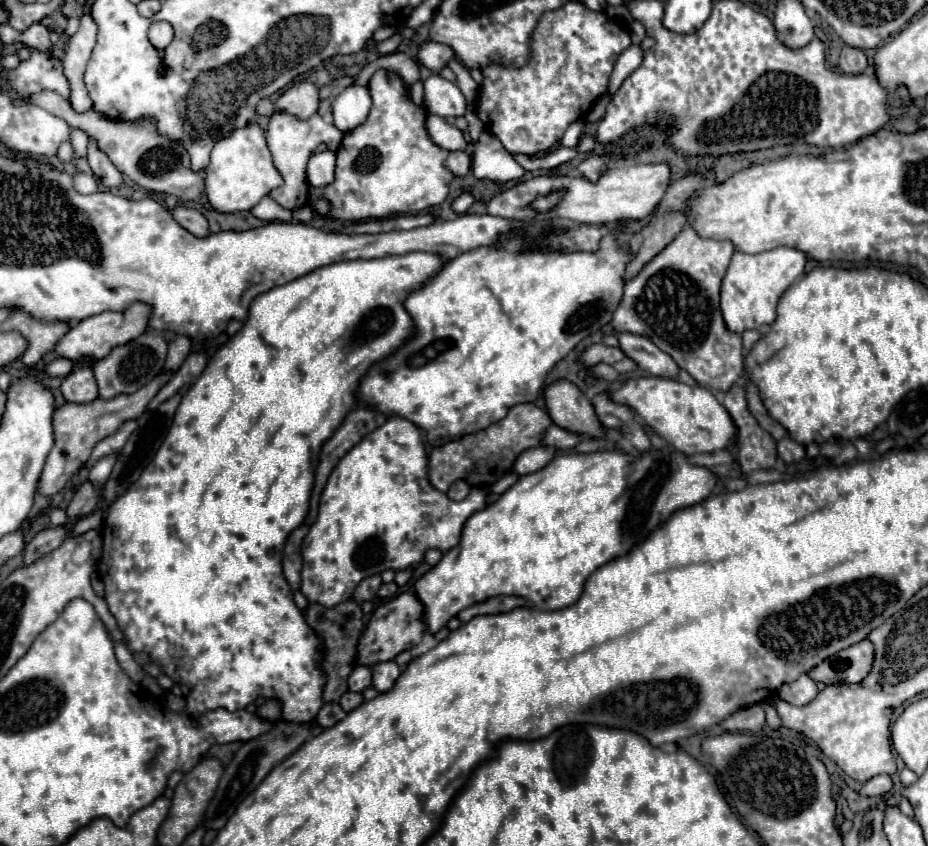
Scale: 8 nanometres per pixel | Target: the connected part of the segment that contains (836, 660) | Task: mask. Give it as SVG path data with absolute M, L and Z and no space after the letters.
M862 640L826 658L822 664L812 668L808 676L820 684L860 682L870 672L870 668L872 668L872 644L868 640Z

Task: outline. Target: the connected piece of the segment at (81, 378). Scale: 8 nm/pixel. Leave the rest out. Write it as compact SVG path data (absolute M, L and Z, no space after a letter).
M80 366L74 372L70 372L64 378L60 390L62 390L62 396L68 402L74 402L74 404L88 404L88 402L98 398L96 380L92 376L92 368L90 366Z

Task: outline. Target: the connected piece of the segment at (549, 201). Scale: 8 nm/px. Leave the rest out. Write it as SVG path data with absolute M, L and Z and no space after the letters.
M548 194L548 196L542 196L542 198L538 198L538 200L534 200L532 202L532 206L536 208L536 210L548 210L548 208L552 208L556 202L558 202L558 198L560 198L560 194Z

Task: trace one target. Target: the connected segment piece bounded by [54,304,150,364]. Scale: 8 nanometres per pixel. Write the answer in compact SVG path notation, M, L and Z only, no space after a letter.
M132 304L126 312L102 312L96 316L90 316L78 324L74 324L64 336L62 340L58 340L54 352L60 358L68 358L74 364L86 364L90 360L102 360L104 356L108 356L108 352L114 346L126 344L128 340L134 340L136 336L140 336L146 330L146 322L150 316L150 308L146 304Z

